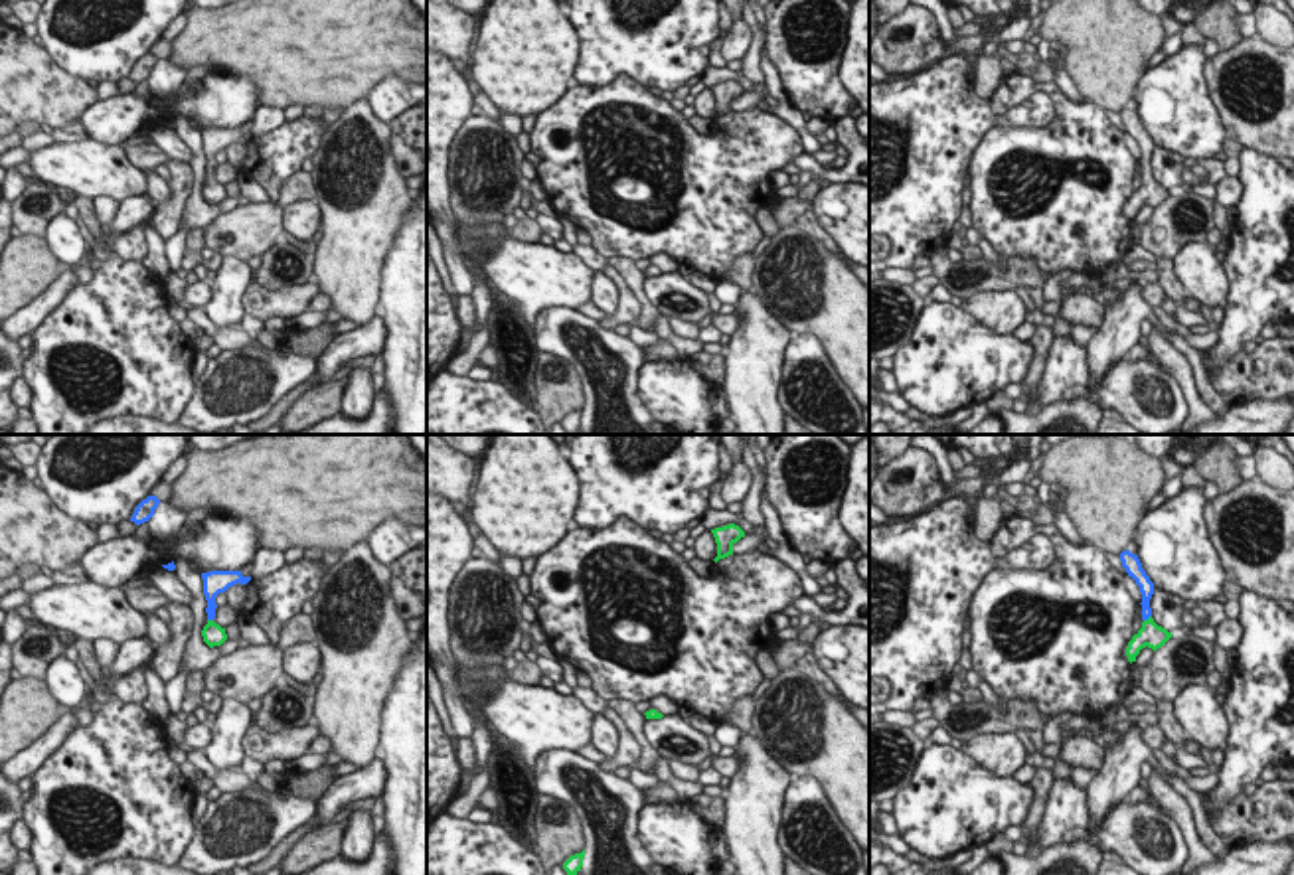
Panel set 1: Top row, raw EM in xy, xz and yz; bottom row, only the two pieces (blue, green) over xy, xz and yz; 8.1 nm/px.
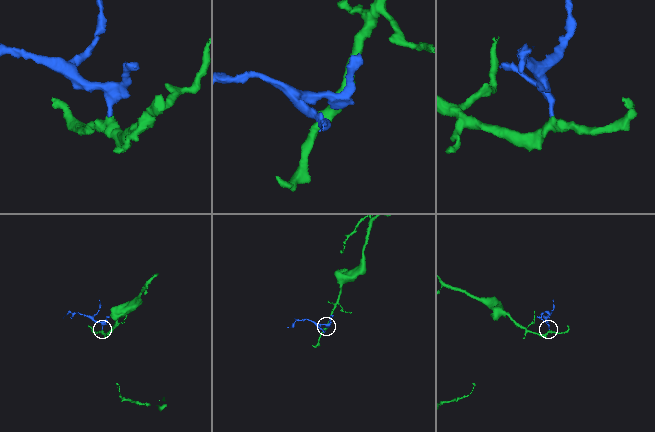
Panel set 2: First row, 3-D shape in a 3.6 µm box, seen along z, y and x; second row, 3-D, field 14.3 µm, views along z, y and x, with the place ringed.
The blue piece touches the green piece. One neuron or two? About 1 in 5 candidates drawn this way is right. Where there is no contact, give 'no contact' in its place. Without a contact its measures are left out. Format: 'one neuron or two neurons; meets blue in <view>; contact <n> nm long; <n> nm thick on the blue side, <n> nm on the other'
one neuron; meets blue in yz; contact 80 nm long; 120 nm thick on the blue side, 200 nm on the other

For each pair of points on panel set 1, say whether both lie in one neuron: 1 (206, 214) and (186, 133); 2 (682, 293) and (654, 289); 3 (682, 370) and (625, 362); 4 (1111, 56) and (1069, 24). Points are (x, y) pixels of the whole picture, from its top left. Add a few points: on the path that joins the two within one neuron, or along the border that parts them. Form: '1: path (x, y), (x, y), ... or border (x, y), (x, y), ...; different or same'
1: path (198, 194), (198, 153); same
2: path (676, 293), (660, 289); same
3: border (643, 364), (641, 399), (650, 409); different
4: path (1101, 46), (1079, 24); same

